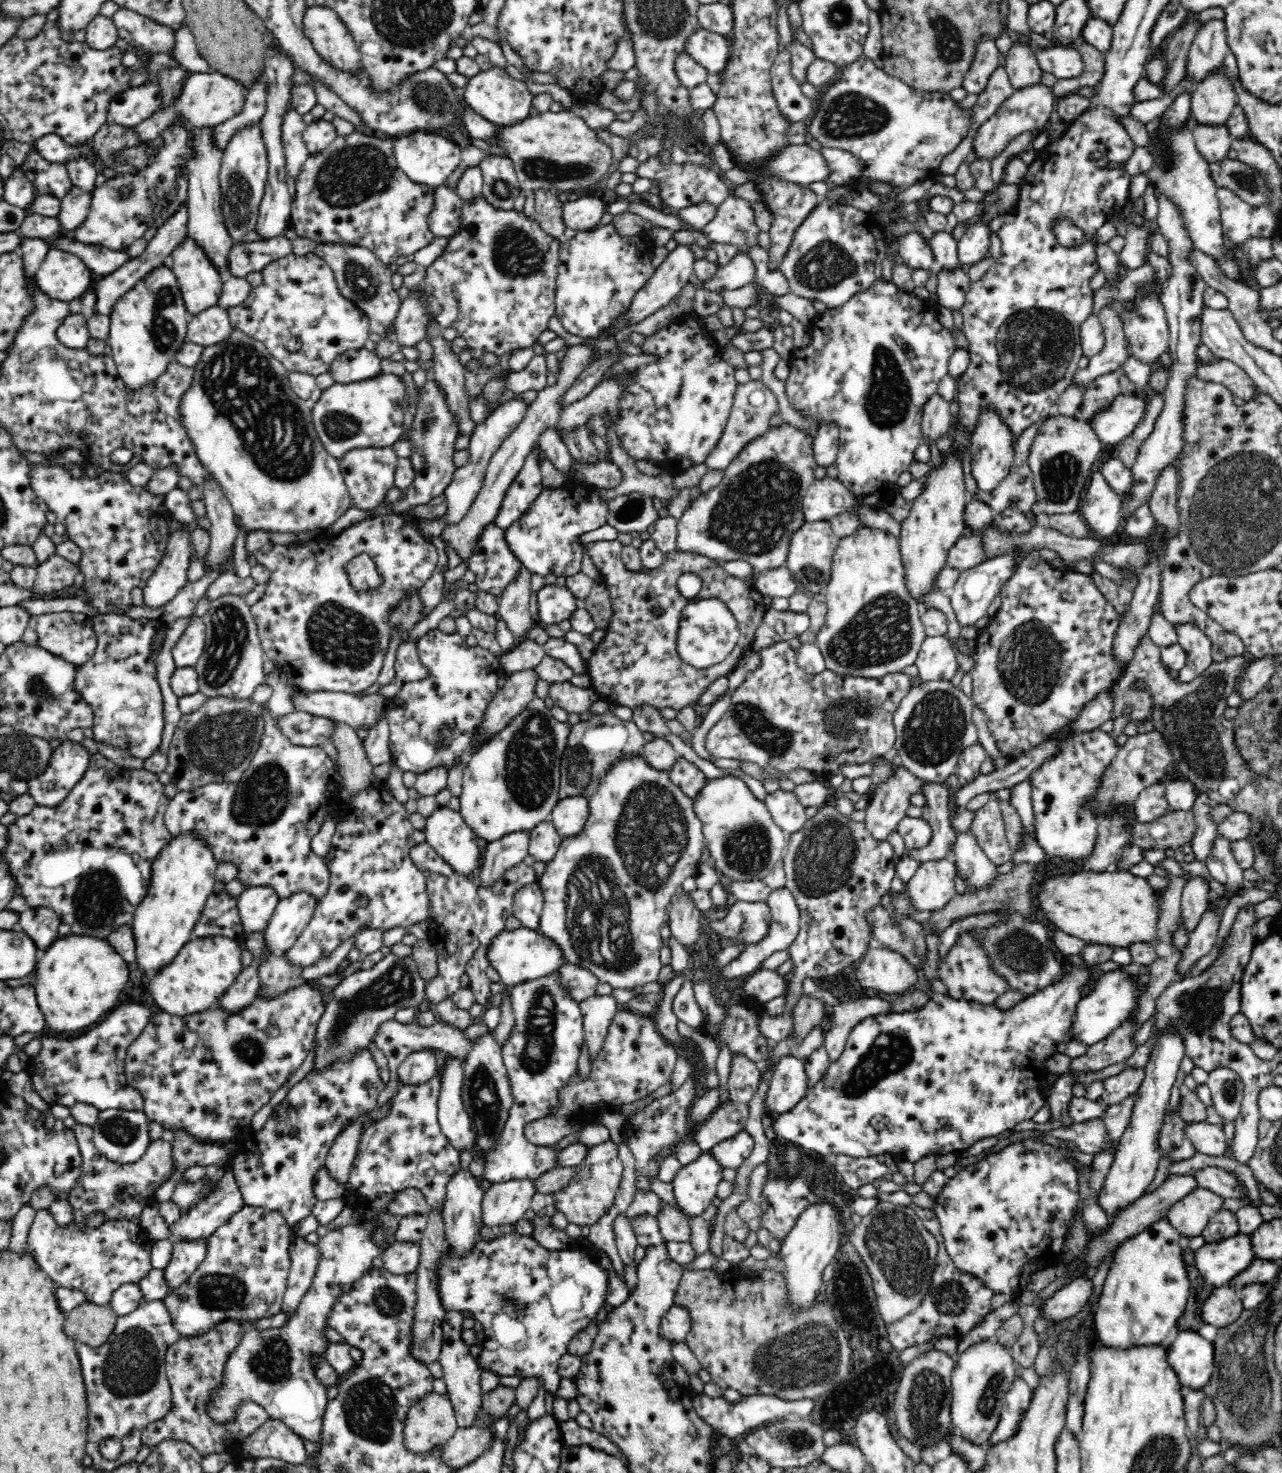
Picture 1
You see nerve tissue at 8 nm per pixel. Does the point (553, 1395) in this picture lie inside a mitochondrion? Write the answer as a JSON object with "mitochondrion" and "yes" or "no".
{"mitochondrion":"no"}

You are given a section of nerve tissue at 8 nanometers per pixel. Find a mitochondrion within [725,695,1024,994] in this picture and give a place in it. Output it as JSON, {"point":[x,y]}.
{"point":[823,861]}

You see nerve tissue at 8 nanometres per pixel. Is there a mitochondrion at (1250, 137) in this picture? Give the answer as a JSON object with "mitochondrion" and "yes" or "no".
{"mitochondrion":"no"}

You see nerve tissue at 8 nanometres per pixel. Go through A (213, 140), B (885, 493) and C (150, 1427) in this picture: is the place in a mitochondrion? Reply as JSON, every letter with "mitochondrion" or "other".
{"A":"other","B":"other","C":"other"}

